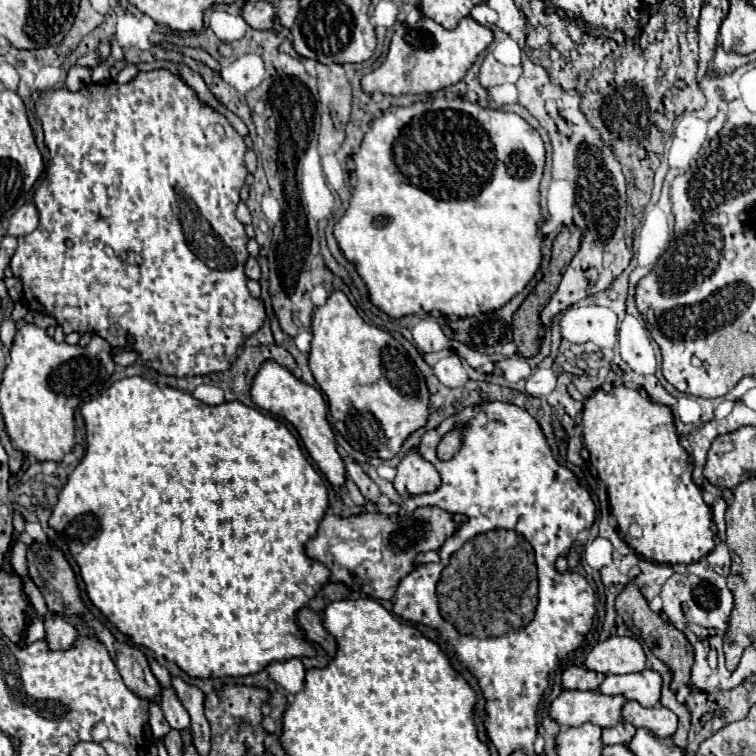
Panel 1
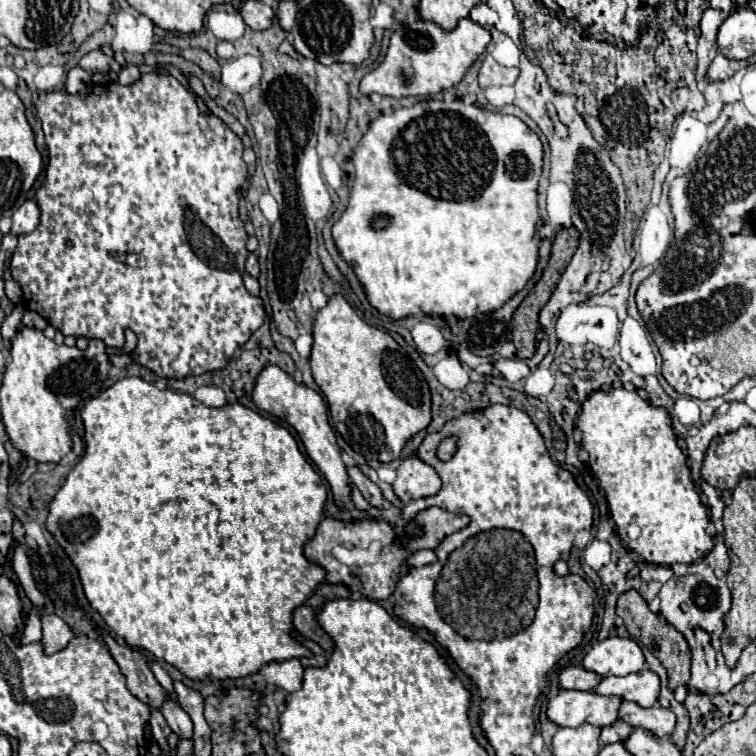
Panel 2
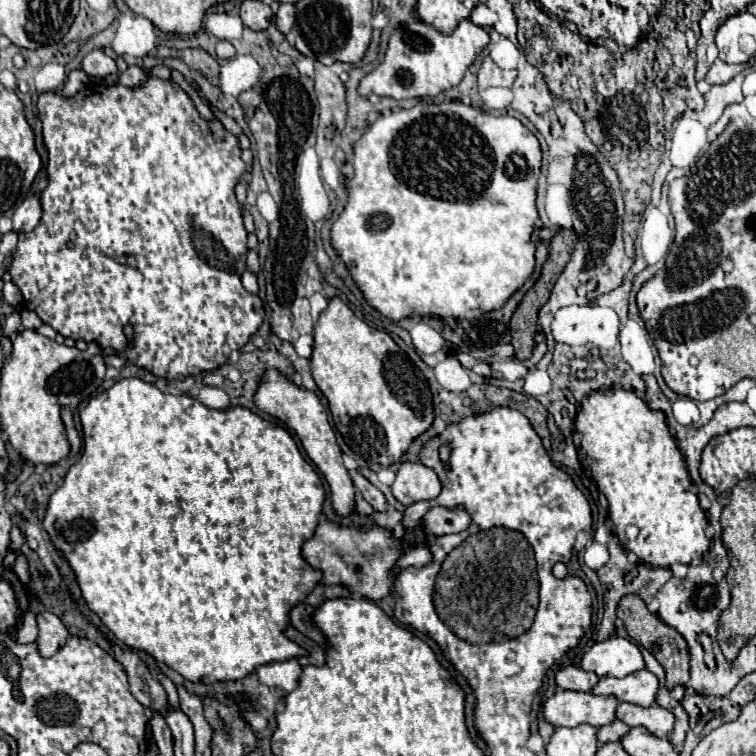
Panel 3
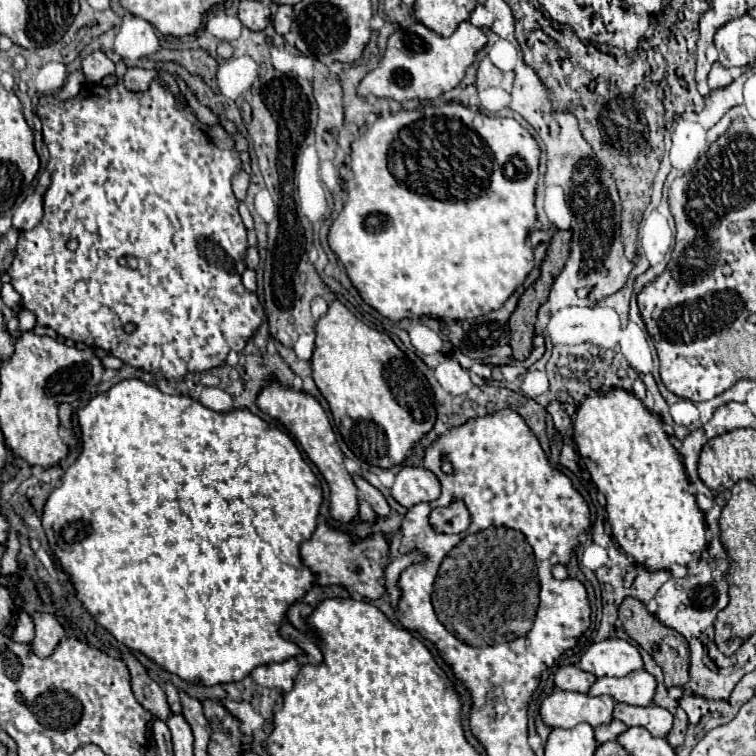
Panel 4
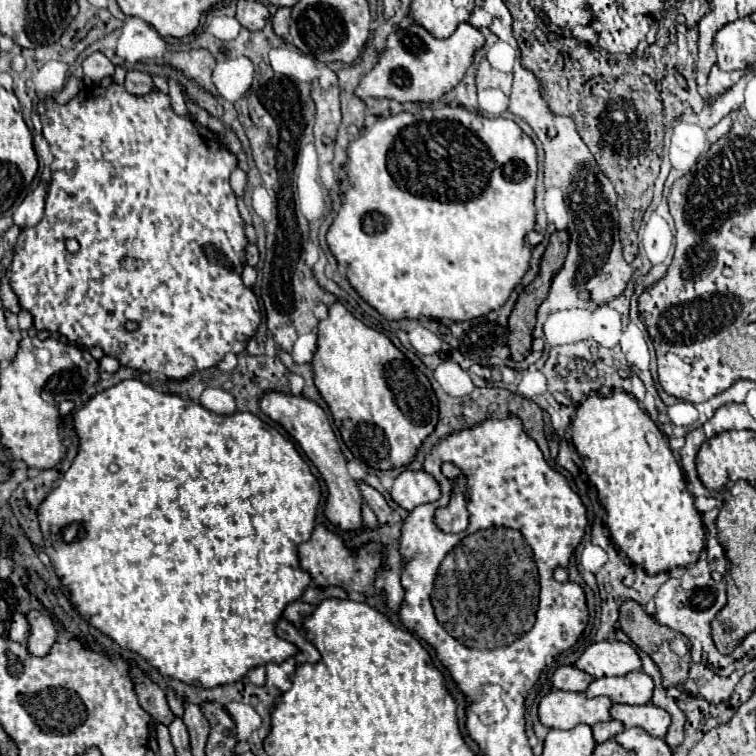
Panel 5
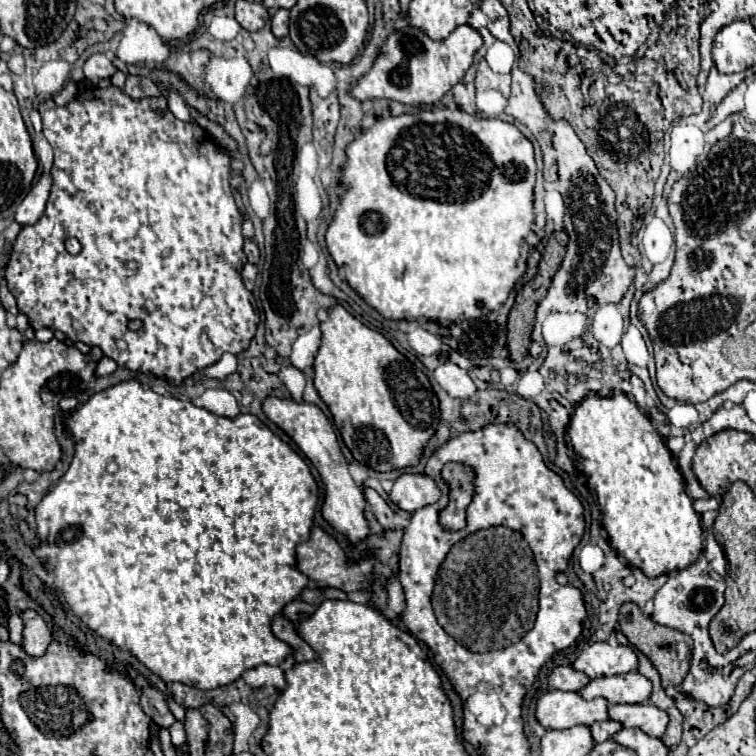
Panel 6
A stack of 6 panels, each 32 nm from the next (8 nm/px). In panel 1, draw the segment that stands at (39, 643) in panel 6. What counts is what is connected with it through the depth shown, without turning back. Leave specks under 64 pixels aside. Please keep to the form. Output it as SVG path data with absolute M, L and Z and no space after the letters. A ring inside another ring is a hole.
M46 614L44 618L44 630L46 630L46 644L50 650L66 650L76 638L76 628L68 624L58 614Z

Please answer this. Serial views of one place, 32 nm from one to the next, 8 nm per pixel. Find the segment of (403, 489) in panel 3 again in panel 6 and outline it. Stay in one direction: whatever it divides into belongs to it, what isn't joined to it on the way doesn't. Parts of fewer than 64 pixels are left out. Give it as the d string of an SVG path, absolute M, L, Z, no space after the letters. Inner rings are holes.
M402 474L390 492L390 500L406 512L416 512L428 504L434 504L438 498L438 486L426 474Z

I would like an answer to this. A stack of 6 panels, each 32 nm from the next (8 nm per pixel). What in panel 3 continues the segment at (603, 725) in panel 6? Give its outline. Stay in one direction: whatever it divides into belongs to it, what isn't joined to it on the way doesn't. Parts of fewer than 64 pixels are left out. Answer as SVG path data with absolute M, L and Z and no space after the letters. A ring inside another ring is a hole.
M614 720L612 724L606 724L606 726L600 726L600 728L598 728L598 742L600 742L600 744L618 742L628 730L630 730L630 726L626 726L626 724L620 722L620 720Z

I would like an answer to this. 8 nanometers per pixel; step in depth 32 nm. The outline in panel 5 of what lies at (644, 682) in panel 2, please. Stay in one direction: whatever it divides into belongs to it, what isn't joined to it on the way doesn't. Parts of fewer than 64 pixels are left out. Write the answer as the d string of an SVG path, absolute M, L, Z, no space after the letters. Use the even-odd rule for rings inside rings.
M634 670L626 676L598 678L582 694L586 698L608 696L614 704L646 704L652 698L652 678L640 670Z

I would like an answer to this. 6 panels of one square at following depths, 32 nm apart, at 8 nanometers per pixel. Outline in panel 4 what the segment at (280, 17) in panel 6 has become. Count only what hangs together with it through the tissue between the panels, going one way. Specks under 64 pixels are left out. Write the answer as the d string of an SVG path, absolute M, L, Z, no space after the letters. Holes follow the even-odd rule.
M280 6L276 16L274 16L274 20L272 20L272 24L274 24L274 30L280 36L288 34L290 32L290 24L292 24L292 6Z

